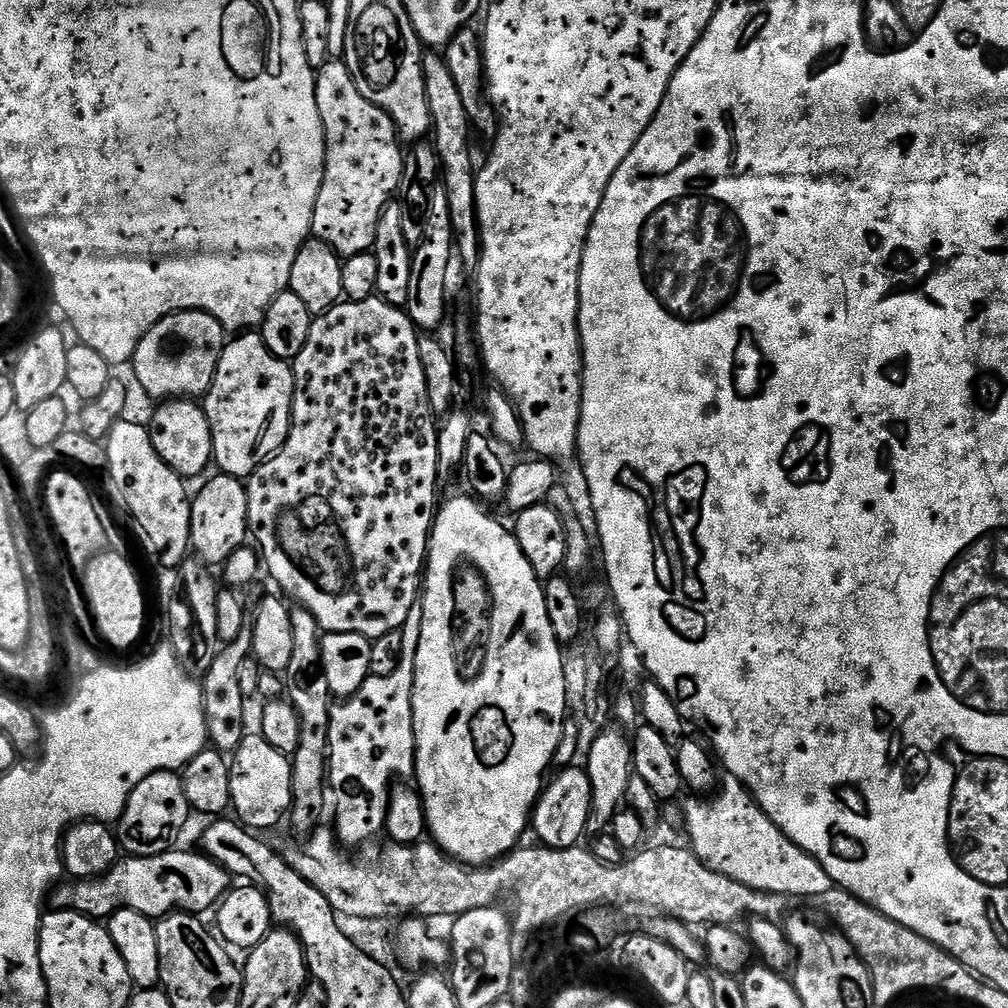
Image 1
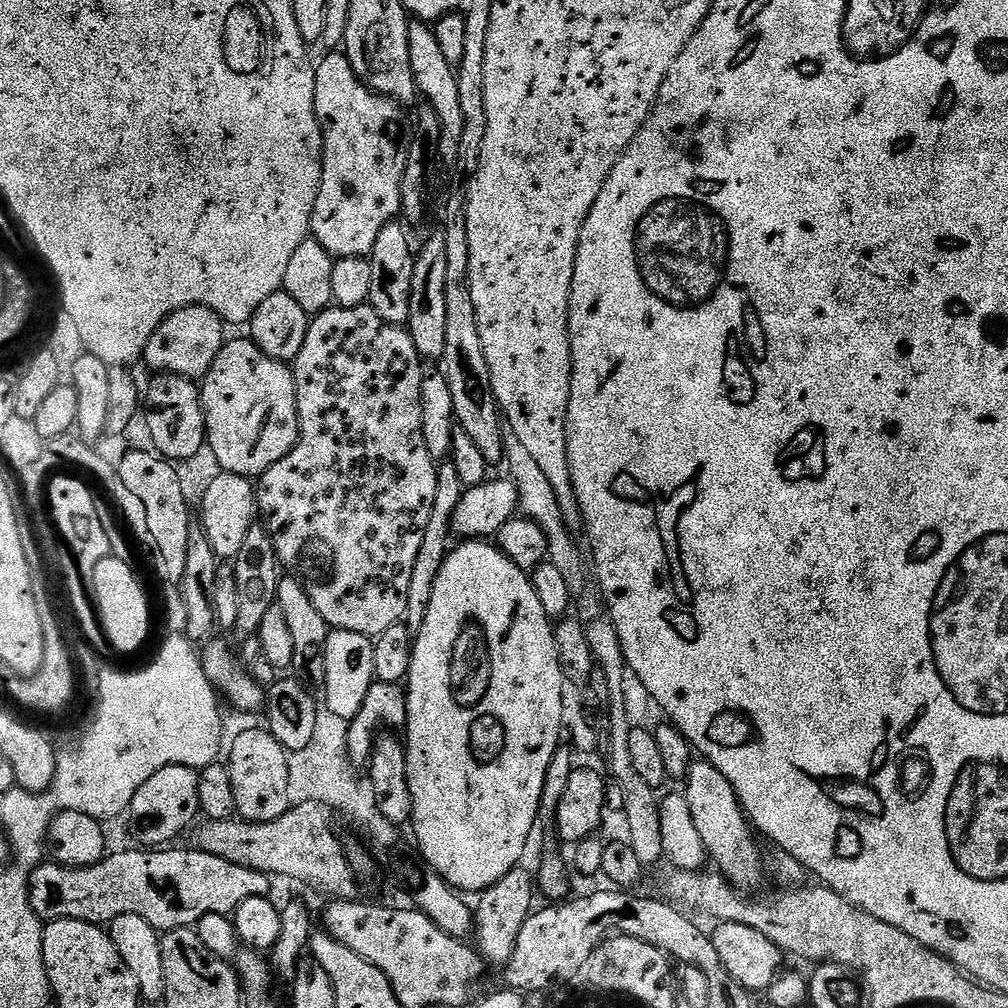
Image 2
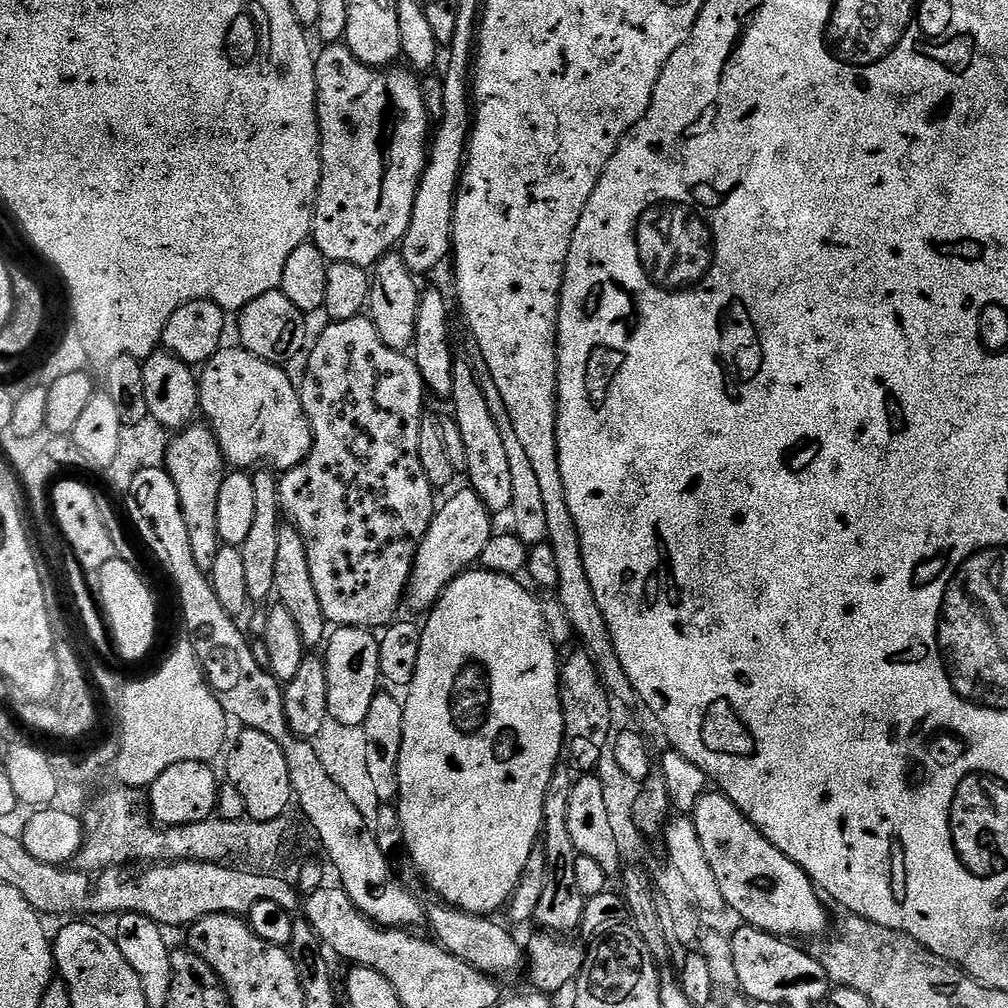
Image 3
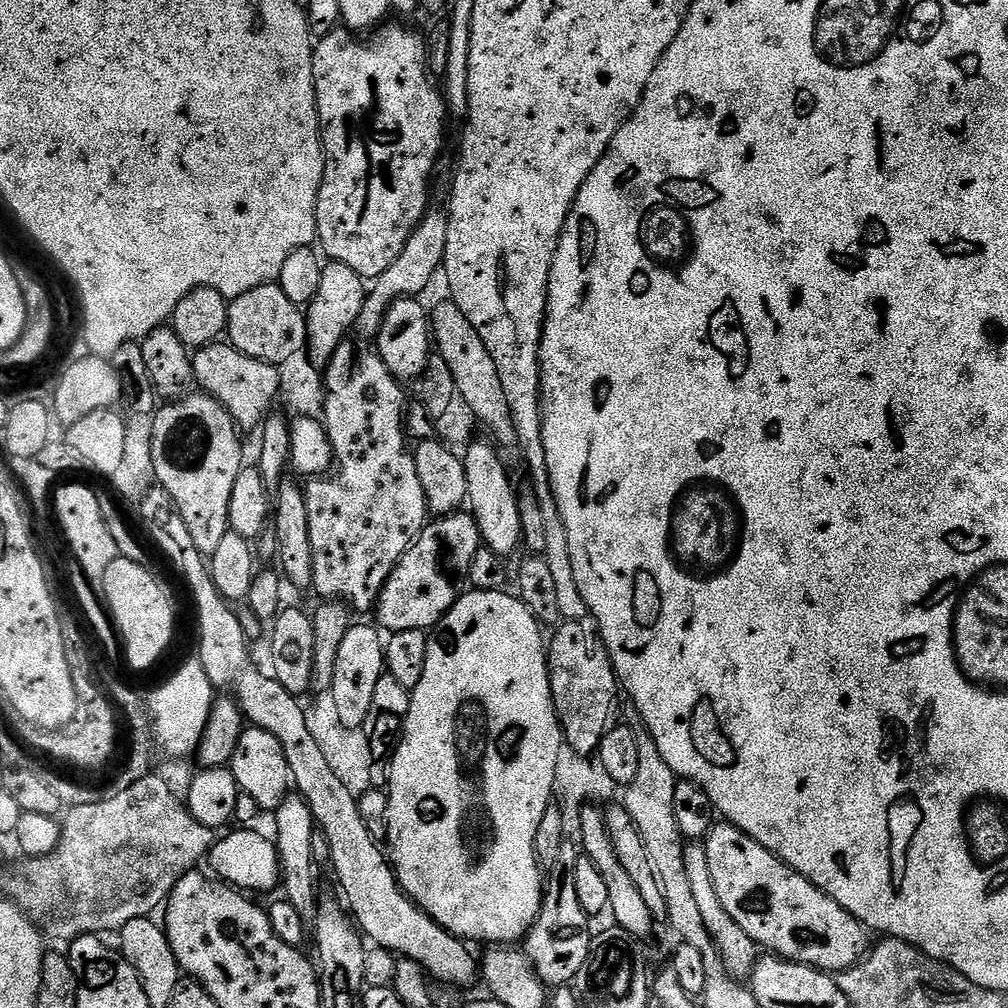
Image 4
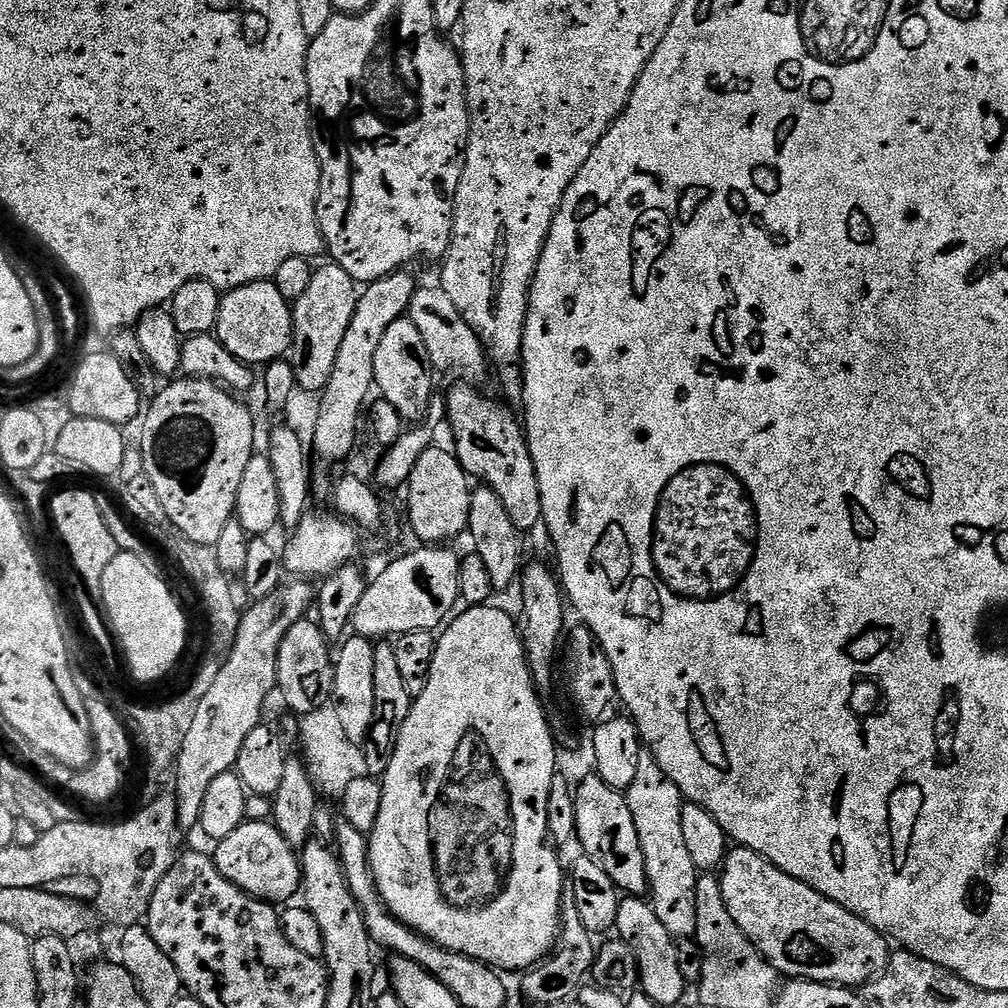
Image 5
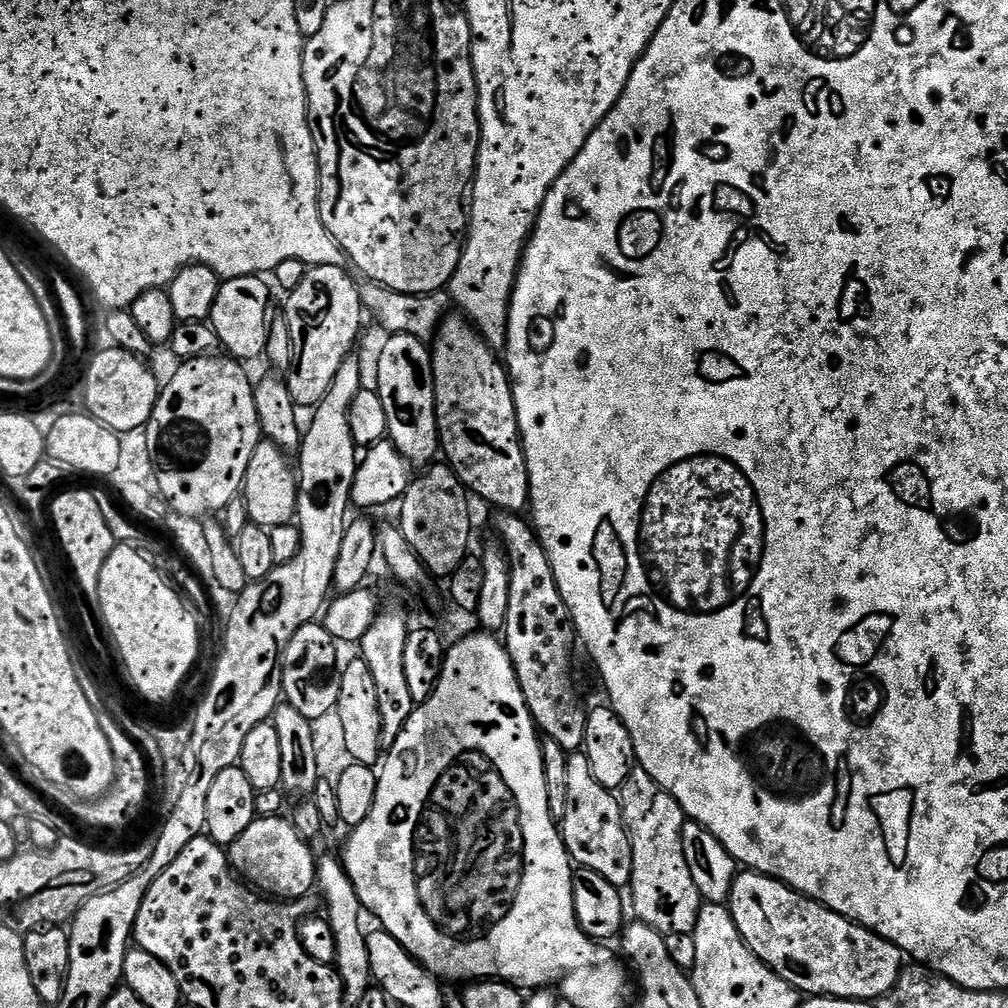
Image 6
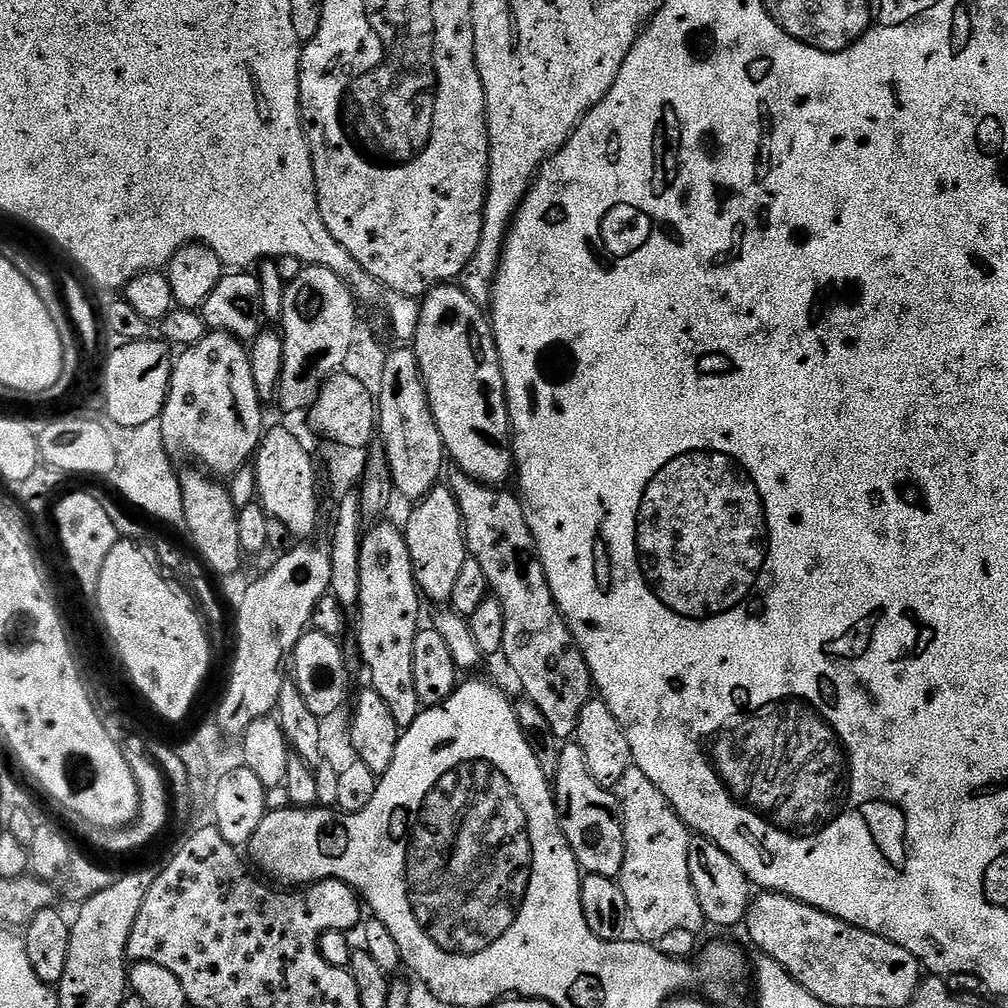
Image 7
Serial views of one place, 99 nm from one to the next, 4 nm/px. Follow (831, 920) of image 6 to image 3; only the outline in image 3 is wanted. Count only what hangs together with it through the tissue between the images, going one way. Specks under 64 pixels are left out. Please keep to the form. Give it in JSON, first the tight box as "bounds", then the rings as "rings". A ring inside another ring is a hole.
{"bounds":[690,790,829,938],"rings":[[[719,790],[705,792],[690,817],[694,826],[698,826],[698,839],[701,840],[702,850],[714,869],[714,879],[718,882],[718,887],[722,889],[725,905],[729,909],[733,908],[744,919],[741,921],[745,925],[781,938],[816,936],[829,927],[828,912],[824,909],[825,901],[818,895],[818,889],[811,878],[794,862],[790,862],[790,858],[786,858],[782,850],[775,848],[748,821],[746,814],[742,814],[742,810],[738,810],[738,806],[734,806],[734,802],[730,802],[730,798],[724,796],[723,792]]]}

